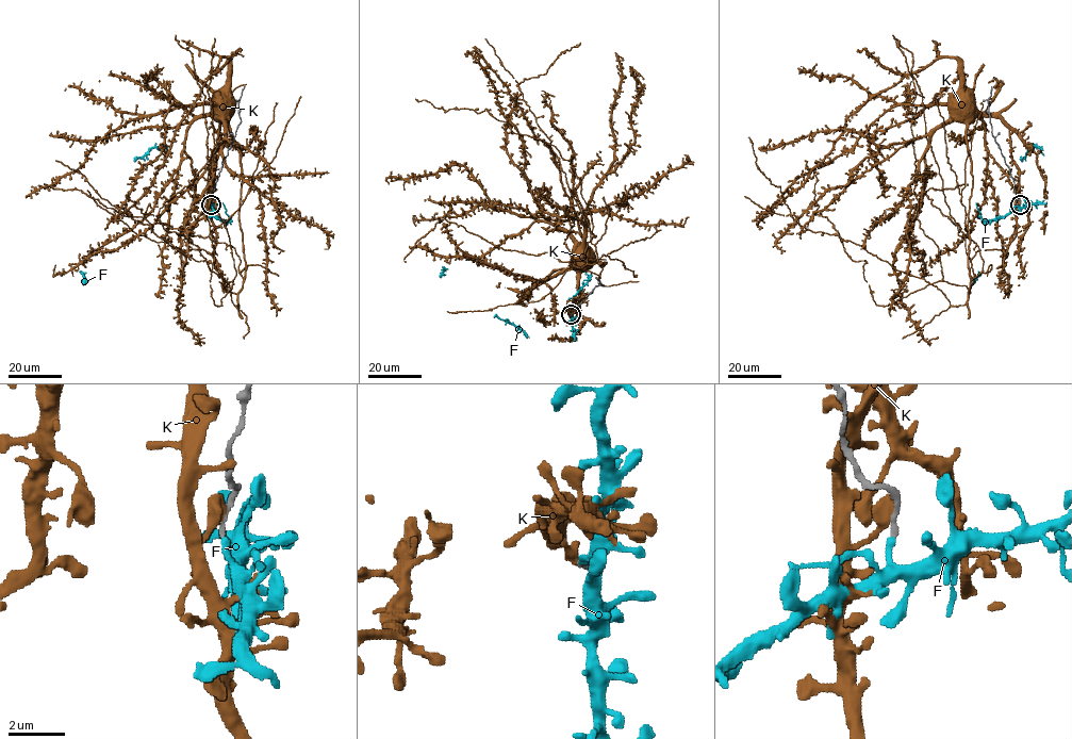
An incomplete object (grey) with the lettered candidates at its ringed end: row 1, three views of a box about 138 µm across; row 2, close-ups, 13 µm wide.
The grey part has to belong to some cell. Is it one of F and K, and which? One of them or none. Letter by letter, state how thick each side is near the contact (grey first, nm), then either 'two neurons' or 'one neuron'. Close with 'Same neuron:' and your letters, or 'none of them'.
F: 160 nm thick on the grey side, 200 nm on the other; two neurons
K: 240 nm thick on the grey side, 550 nm on the other; two neurons
Same neuron: none of them

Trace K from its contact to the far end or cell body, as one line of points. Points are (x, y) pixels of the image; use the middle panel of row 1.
K: (571, 314), (567, 309), (572, 313), (572, 307), (579, 298), (578, 271), (574, 265), (574, 255), (581, 249)

